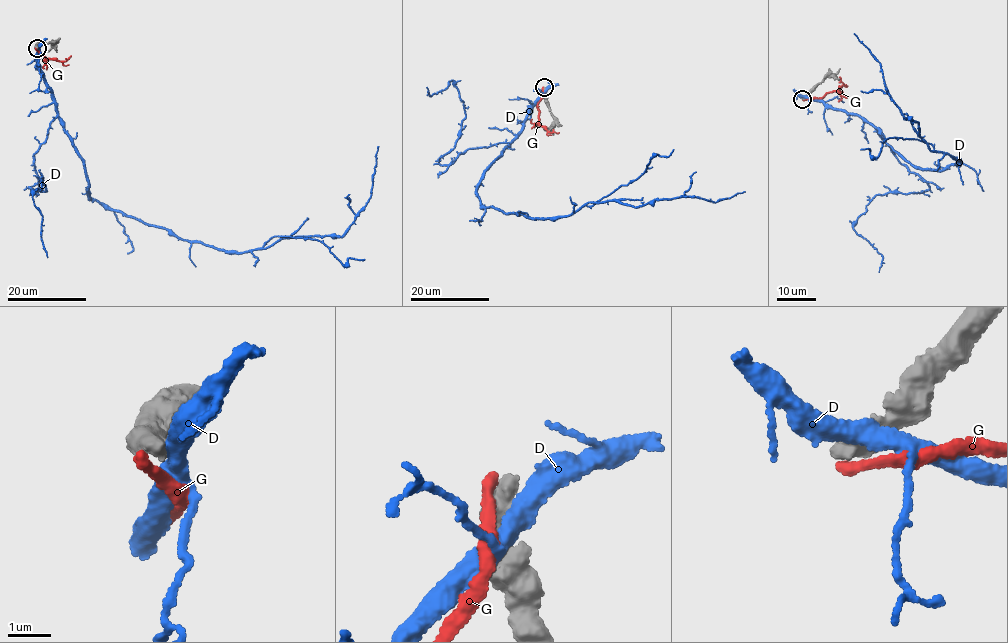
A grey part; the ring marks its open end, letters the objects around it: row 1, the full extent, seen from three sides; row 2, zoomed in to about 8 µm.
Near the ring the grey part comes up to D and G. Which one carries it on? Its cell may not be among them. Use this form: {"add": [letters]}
{"add": []}

